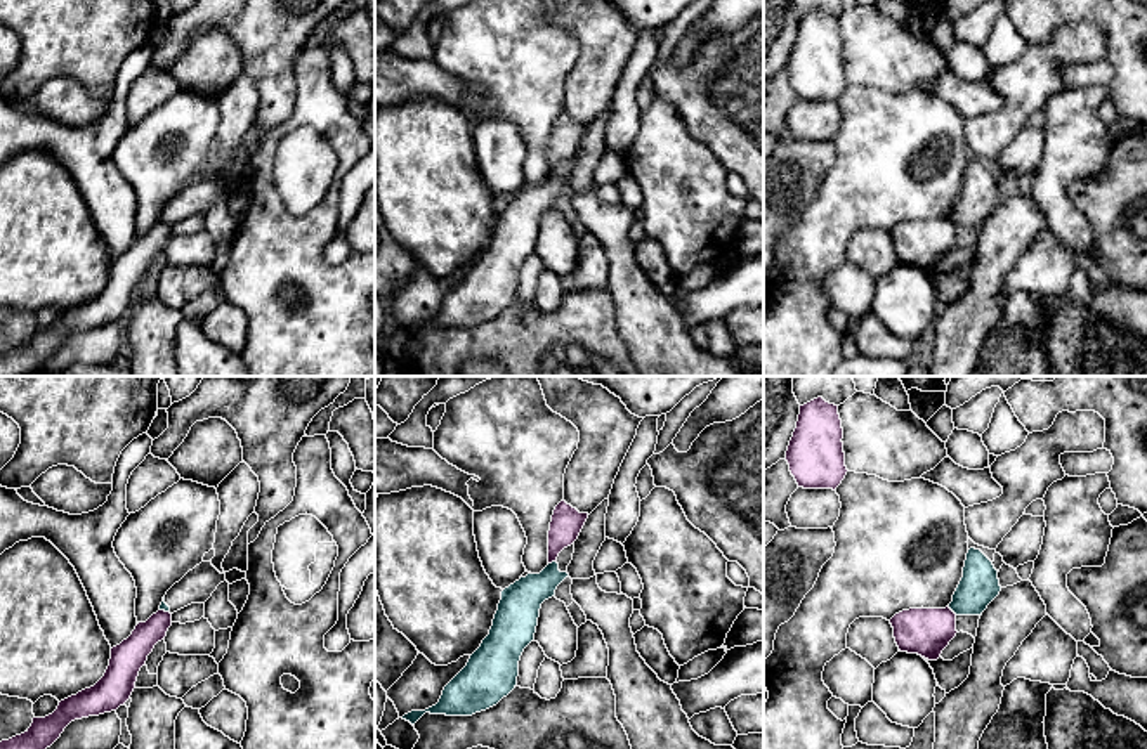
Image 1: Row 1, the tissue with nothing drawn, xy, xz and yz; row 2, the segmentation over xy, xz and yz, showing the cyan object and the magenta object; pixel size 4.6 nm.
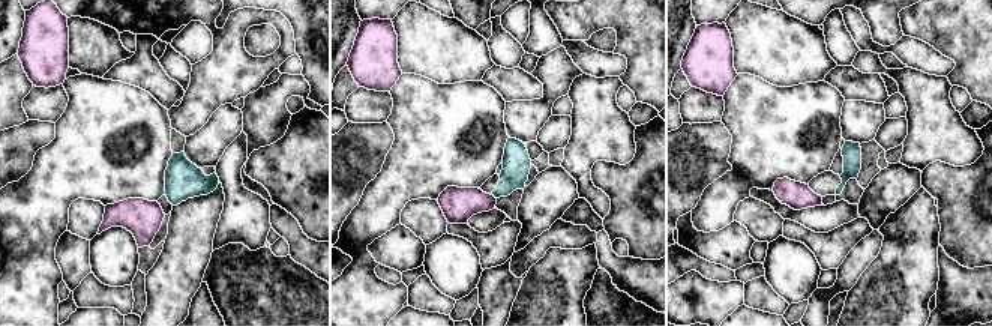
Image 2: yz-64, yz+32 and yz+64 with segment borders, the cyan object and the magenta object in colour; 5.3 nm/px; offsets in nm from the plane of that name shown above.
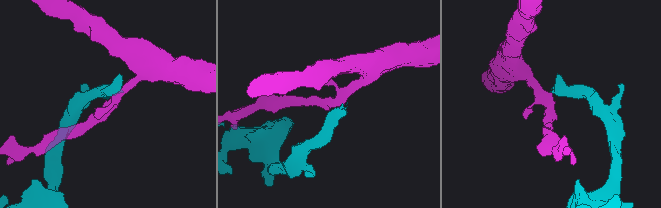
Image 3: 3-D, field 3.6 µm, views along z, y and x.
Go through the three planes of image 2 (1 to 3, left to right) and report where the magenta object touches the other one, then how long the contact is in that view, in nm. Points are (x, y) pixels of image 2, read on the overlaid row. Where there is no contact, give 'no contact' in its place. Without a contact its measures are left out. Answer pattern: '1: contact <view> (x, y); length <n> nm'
1: no contact
2: contact yz+32 (494, 196); length 40 nm
3: no contact

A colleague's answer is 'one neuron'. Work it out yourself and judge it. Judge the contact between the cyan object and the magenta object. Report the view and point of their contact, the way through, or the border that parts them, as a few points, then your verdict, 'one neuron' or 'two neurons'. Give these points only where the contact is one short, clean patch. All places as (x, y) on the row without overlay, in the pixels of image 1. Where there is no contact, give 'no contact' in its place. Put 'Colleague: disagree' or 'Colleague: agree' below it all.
xz (552, 174) | along xz (556, 172), (549, 175) | two neurons
Colleague: disagree

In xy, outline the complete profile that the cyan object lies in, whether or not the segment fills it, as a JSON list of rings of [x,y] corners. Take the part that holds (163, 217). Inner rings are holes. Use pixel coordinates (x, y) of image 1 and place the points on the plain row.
[[[201,173],[167,203],[160,222],[174,225],[191,215],[205,215],[224,192],[226,186],[220,186],[212,173]]]

